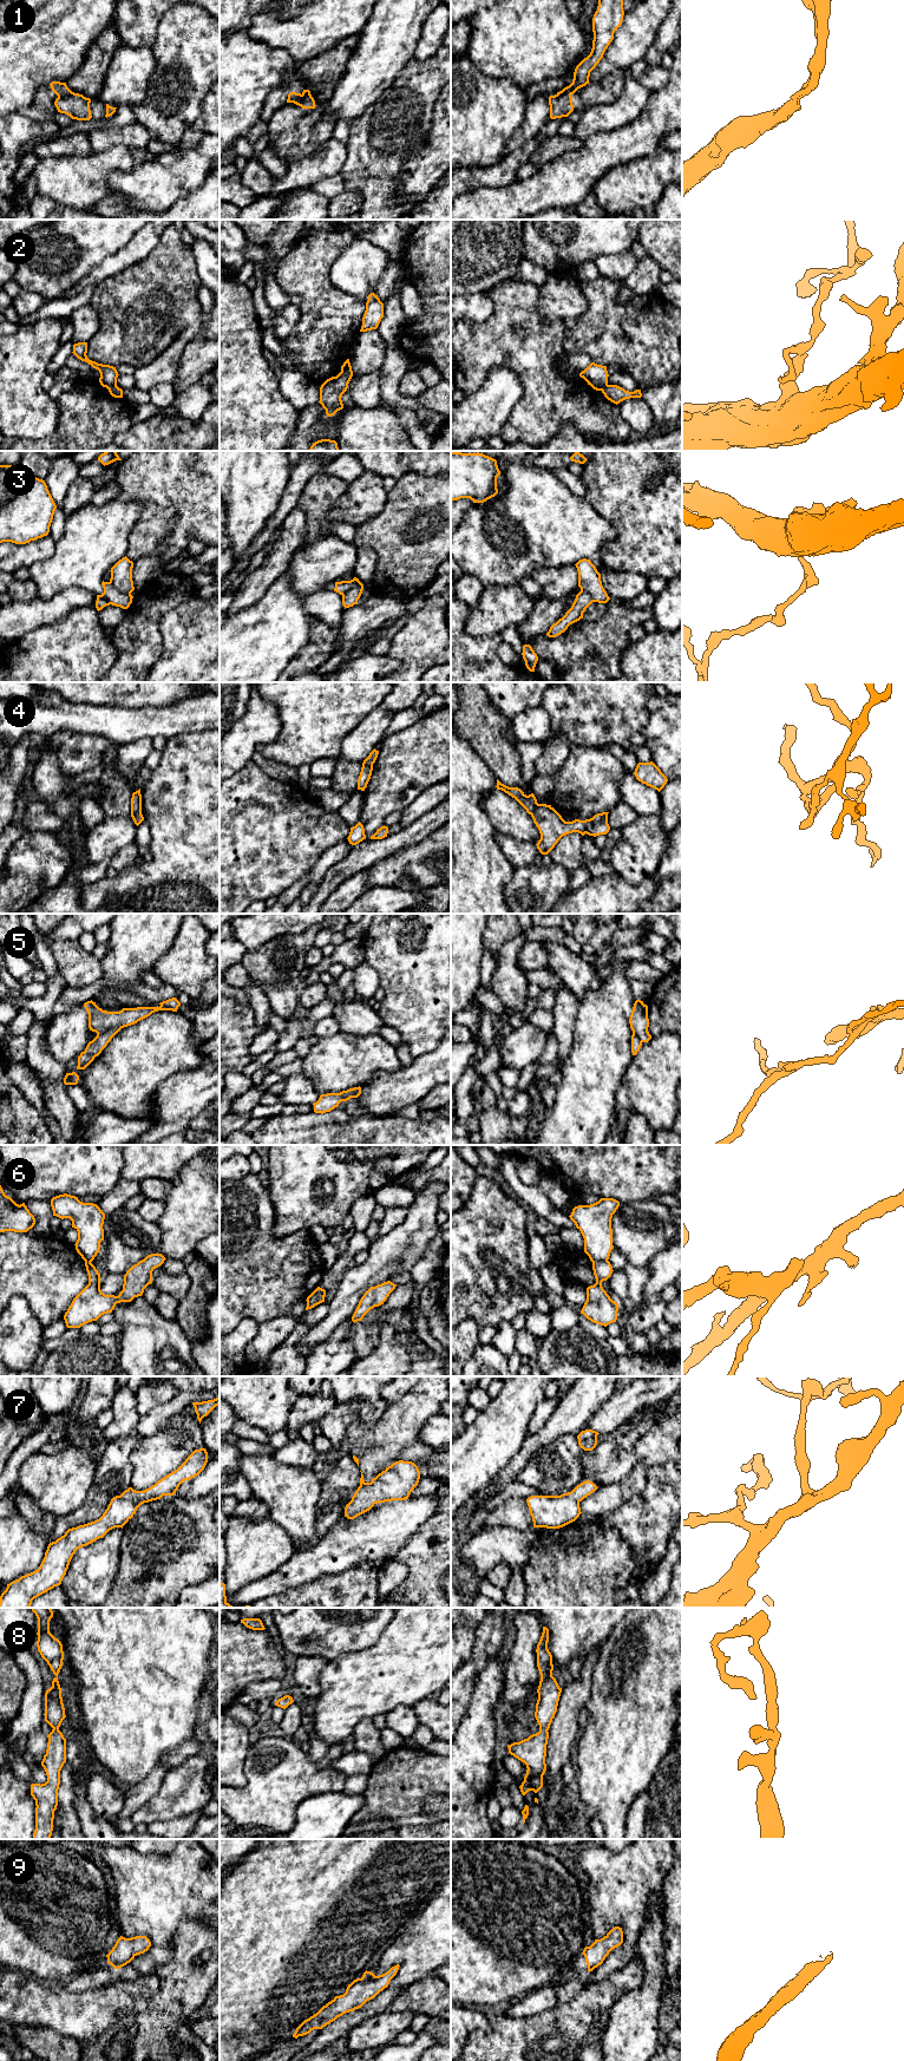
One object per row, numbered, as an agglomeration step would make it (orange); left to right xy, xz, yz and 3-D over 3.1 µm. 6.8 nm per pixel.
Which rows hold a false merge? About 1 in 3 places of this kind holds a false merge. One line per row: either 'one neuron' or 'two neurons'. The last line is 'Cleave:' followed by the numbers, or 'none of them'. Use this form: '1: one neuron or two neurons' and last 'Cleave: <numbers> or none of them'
1: two neurons
2: two neurons
3: two neurons
4: two neurons
5: one neuron
6: two neurons
7: one neuron
8: one neuron
9: one neuron
Cleave: 1, 2, 3, 4, 6

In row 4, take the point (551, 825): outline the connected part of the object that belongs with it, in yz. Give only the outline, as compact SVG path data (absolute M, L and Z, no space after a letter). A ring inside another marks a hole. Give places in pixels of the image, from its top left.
M537 804L535 812L531 814L541 833L541 839L536 844L537 849L542 855L548 855L563 836L572 832L594 837L607 835L610 830L608 813L597 813L585 820L565 822L551 805Z

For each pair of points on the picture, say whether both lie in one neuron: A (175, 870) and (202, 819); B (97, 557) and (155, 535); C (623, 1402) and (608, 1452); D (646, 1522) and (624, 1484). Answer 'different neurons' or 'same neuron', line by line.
A: same neuron
B: different neurons
C: different neurons
D: different neurons

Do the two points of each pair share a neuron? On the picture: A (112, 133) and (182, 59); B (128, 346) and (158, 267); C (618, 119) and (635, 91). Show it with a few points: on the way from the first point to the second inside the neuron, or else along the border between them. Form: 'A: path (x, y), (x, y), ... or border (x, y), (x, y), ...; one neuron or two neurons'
A: path (139, 133), (148, 131), (172, 106), (178, 86); one neuron
B: path (136, 326), (141, 312), (156, 296), (158, 287); one neuron
C: path (622, 112), (634, 98); one neuron

